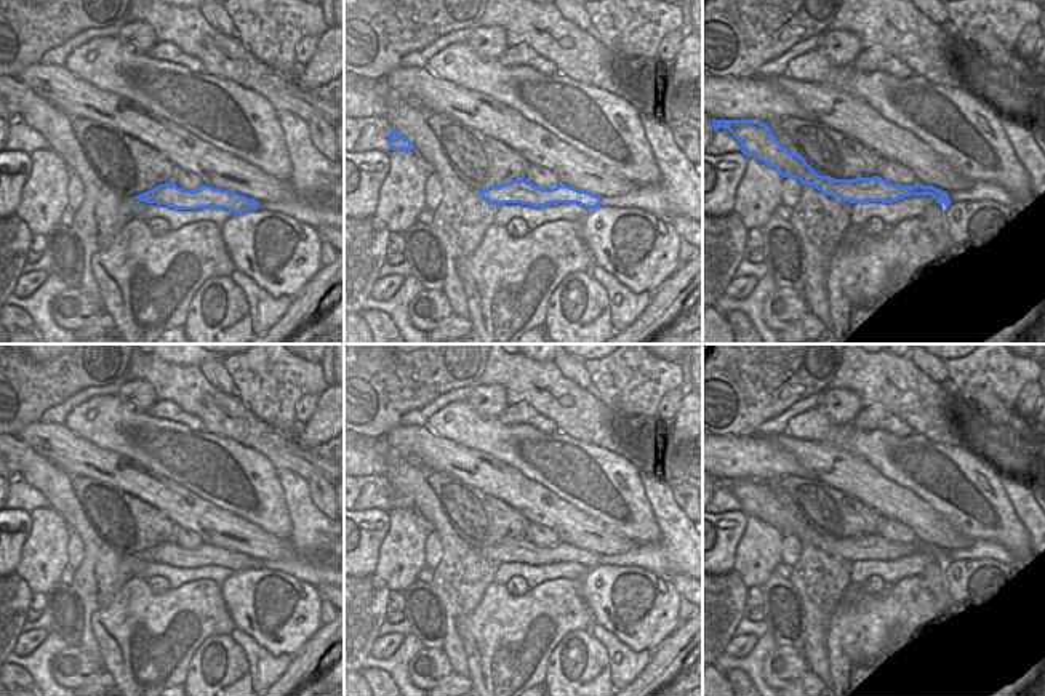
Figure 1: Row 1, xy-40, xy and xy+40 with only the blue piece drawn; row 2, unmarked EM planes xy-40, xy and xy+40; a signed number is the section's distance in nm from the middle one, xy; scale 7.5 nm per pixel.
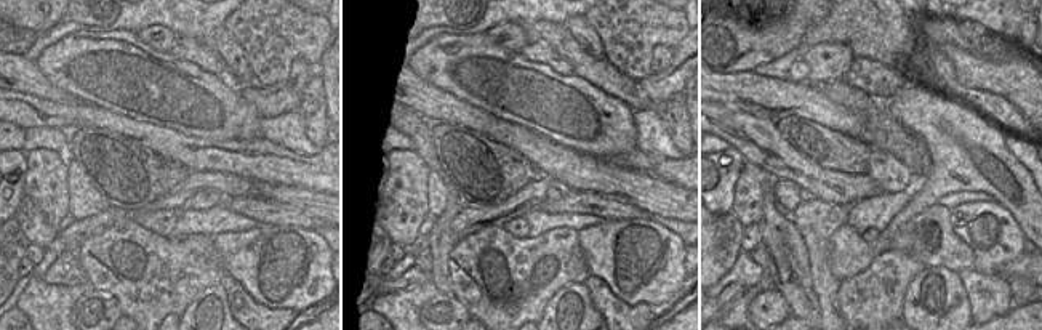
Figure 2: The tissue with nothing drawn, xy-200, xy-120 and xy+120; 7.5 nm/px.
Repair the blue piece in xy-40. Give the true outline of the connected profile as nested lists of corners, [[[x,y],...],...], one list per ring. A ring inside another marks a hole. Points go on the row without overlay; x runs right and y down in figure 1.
[[[173,539],[131,557],[146,562],[166,563],[174,568],[224,566],[234,573],[258,568],[258,560],[254,557],[248,557],[237,550],[214,547],[206,542],[202,542],[197,549],[184,549]]]

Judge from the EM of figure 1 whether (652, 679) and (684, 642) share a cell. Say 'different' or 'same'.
same

